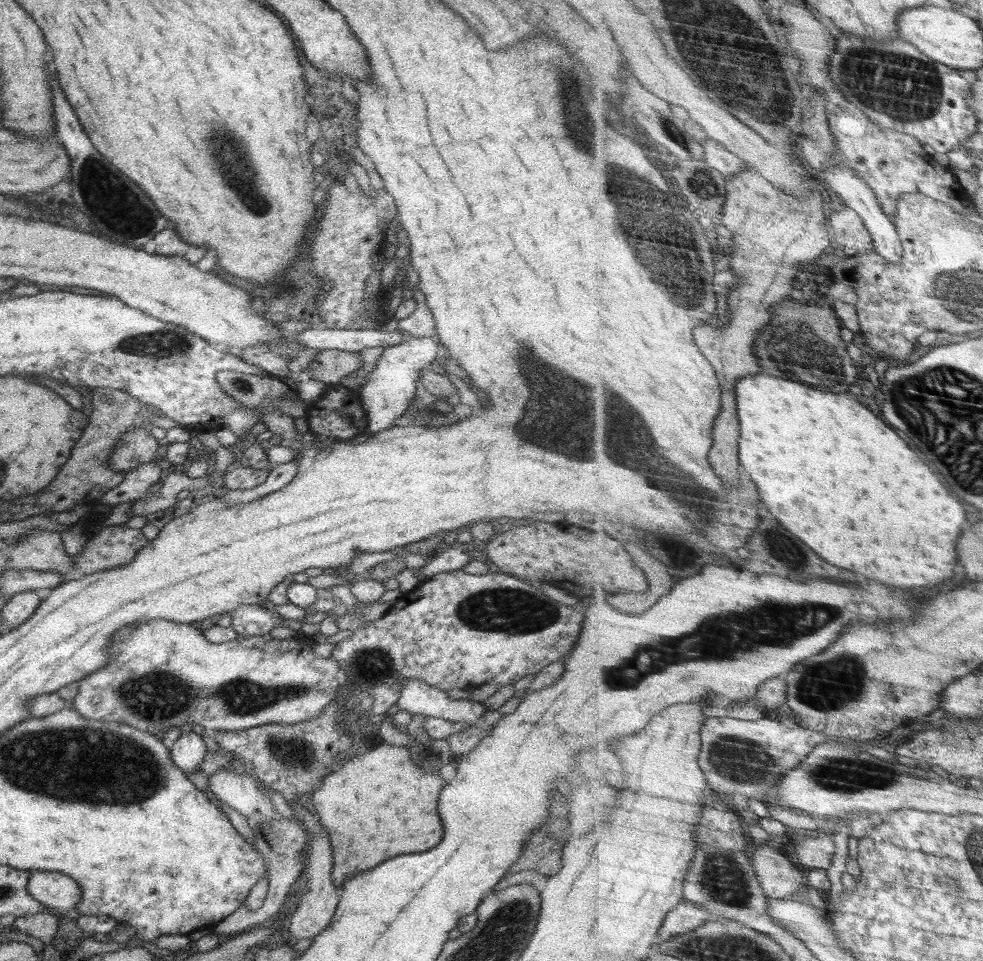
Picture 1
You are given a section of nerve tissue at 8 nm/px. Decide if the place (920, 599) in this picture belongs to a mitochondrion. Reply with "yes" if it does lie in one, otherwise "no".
no

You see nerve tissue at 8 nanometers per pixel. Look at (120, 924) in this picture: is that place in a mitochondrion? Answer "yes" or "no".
no

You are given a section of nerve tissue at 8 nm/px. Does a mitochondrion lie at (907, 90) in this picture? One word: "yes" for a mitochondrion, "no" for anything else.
yes

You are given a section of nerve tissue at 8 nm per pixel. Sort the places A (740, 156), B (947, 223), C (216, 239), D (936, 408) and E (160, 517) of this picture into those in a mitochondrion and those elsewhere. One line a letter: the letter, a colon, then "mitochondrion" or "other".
A: other
B: other
C: other
D: mitochondrion
E: other

